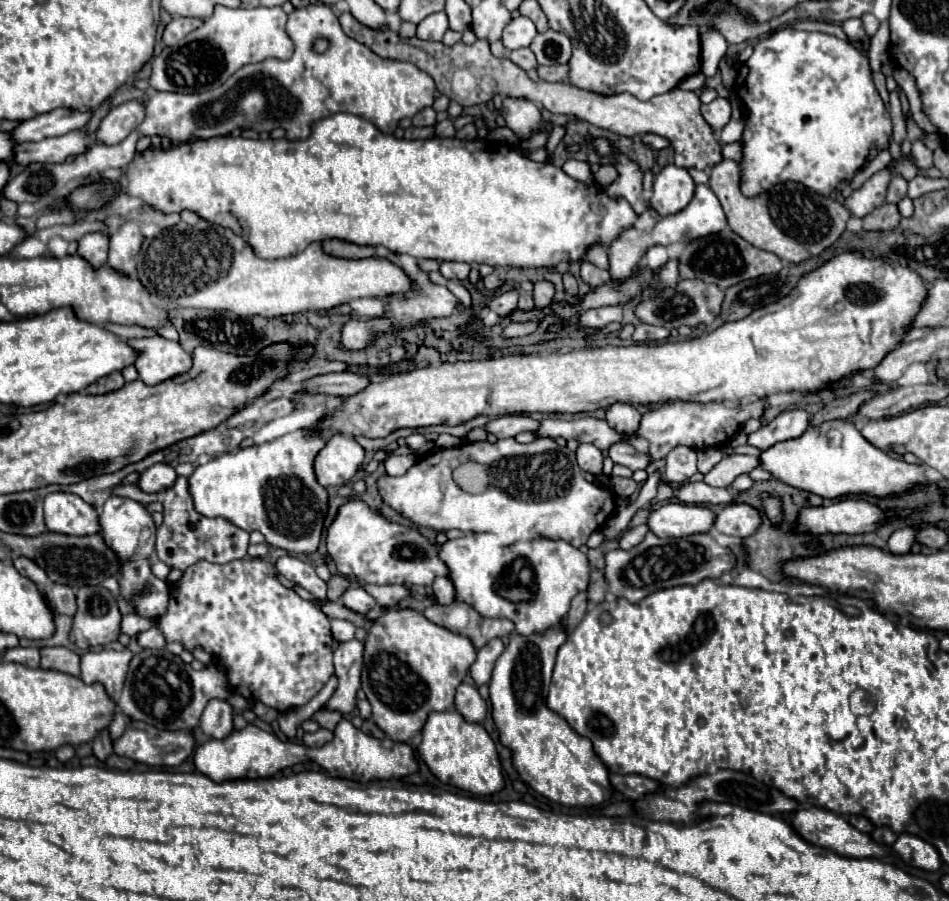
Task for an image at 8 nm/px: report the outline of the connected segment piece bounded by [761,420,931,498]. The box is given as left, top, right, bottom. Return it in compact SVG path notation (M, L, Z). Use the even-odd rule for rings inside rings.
M831 420L821 426L811 426L801 438L779 442L761 454L761 468L771 472L777 480L813 492L823 498L841 498L849 494L867 494L873 498L901 496L917 484L929 484L921 464L907 464L901 458L891 458L887 452L867 442L851 420ZM837 428L843 434L839 446L831 446L827 432Z

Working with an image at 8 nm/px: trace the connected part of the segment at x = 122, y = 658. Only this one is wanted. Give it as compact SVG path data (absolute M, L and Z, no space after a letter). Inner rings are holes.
M101 650L101 652L87 652L81 656L81 680L85 684L99 682L105 686L107 694L113 696L121 692L127 668L131 662L131 650Z

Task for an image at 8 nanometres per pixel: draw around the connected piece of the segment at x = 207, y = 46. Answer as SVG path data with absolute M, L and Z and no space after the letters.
M215 6L211 18L203 22L201 28L189 32L177 46L163 48L157 58L153 58L153 72L149 86L165 92L203 92L223 84L233 72L251 62L261 62L265 58L291 58L293 42L285 32L287 14L275 8L227 8Z

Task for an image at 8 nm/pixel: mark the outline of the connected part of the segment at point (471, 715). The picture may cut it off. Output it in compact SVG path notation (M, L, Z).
M459 684L455 694L455 710L467 722L483 722L487 716L487 702L479 696L477 688L471 684Z

